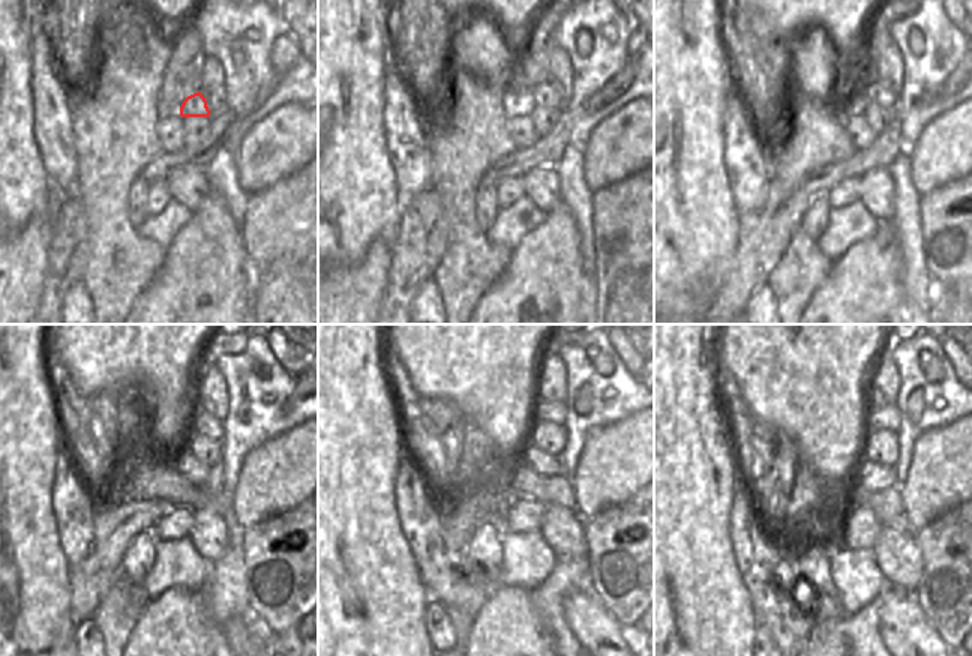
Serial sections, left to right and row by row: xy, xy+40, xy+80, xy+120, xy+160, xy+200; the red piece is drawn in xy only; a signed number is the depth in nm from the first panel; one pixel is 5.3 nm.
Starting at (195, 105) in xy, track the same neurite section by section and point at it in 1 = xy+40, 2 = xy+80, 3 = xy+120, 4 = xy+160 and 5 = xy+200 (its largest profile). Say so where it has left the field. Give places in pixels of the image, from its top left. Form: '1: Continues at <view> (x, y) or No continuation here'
1: Continues at xy+40 (545, 95)
2: Continues at xy+80 (872, 90)
3: Continues at xy+120 (203, 424)
4: Continues at xy+160 (545, 418)
5: Continues at xy+200 (888, 416)

